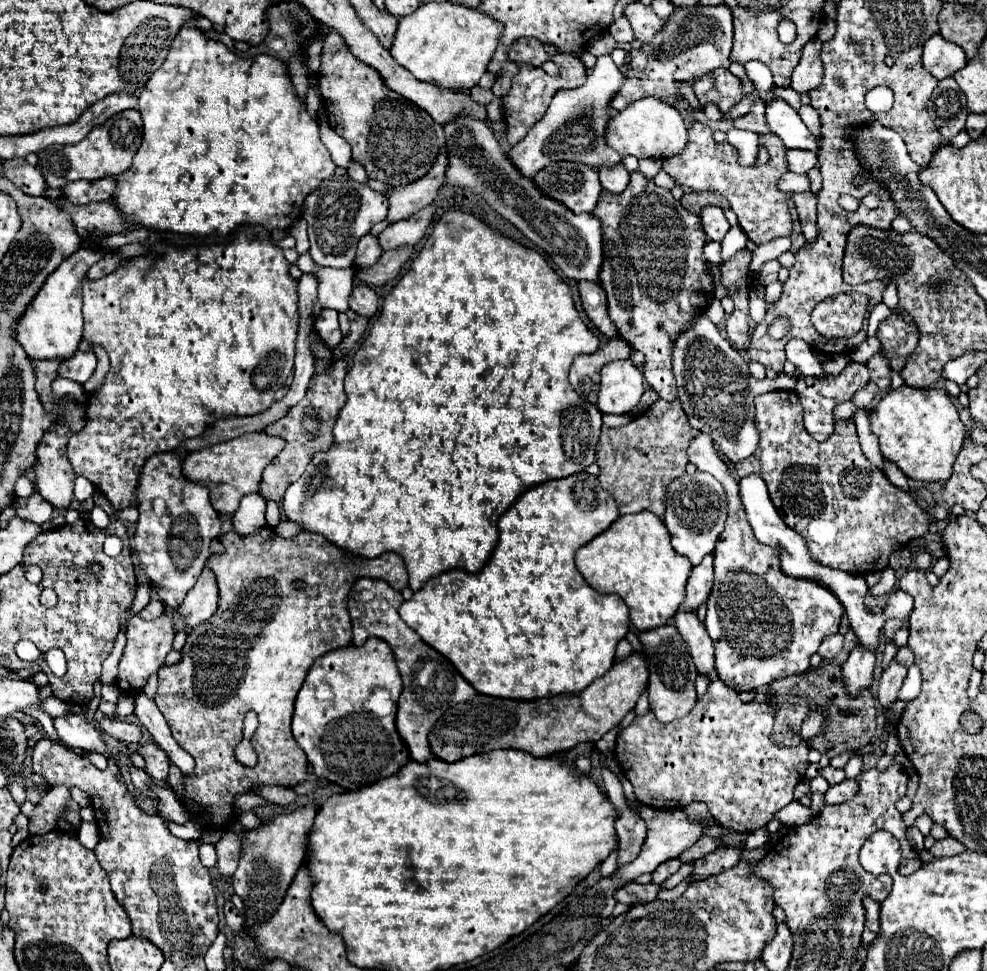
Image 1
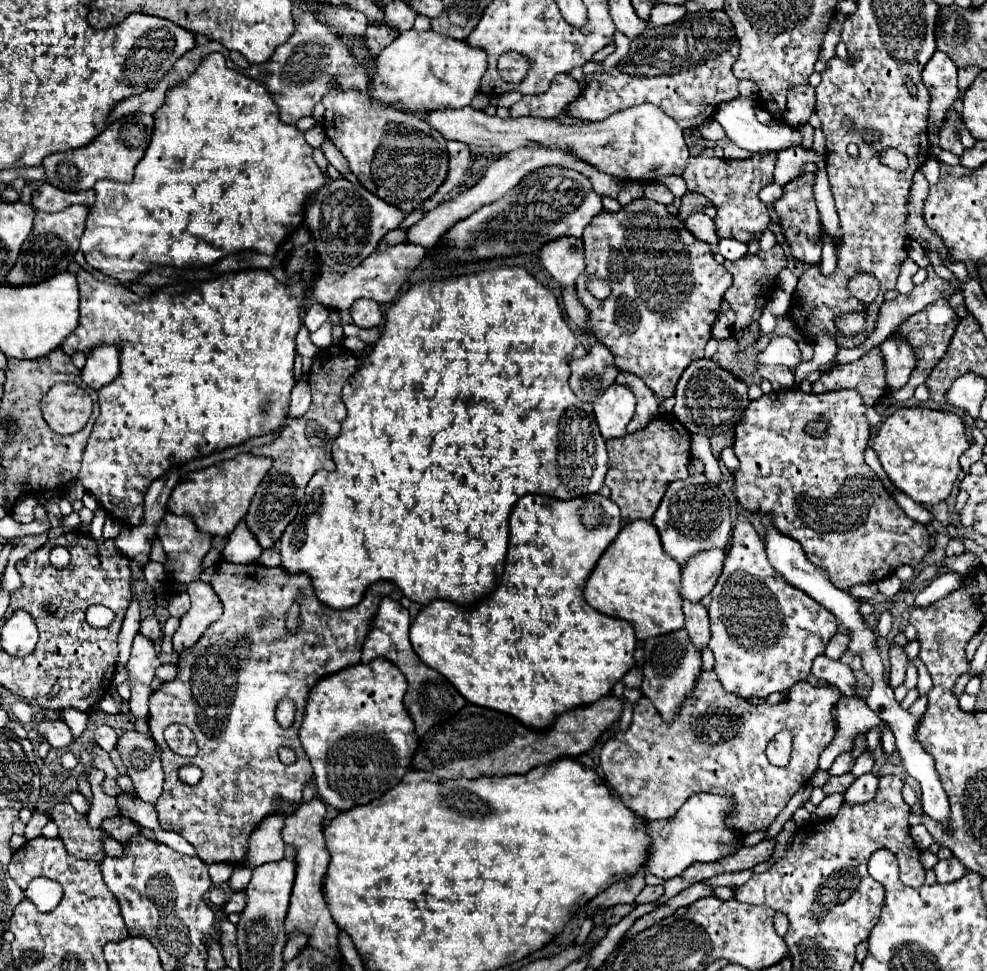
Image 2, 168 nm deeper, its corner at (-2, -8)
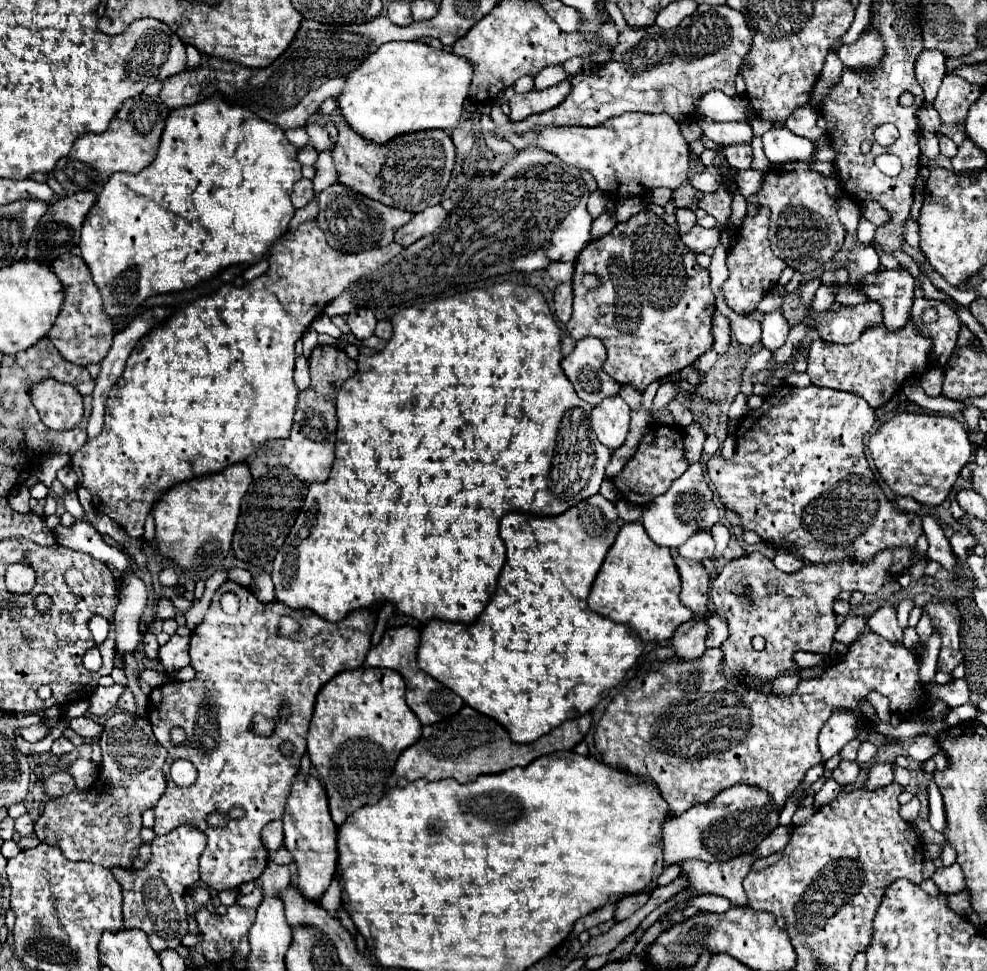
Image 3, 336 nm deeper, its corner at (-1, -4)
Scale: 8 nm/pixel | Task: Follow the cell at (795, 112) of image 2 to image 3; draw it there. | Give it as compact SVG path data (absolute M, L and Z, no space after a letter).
M807 104L807 106L797 108L785 120L785 128L791 130L793 134L797 134L797 136L803 136L803 138L809 138L809 140L817 142L823 132L815 126L815 120L817 120L817 112L811 108L811 104Z

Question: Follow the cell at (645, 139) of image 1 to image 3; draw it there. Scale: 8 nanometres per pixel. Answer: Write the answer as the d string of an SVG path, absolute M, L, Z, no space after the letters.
M627 112L593 128L547 126L531 130L523 136L515 134L511 130L511 124L505 124L497 130L517 150L523 150L527 146L539 146L559 156L563 162L587 170L595 178L597 186L615 198L643 196L645 192L661 186L677 190L687 176L689 146L681 136L679 124L667 114Z

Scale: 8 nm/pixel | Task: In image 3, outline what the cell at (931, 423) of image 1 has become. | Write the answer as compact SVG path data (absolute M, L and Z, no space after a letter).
M899 412L885 422L871 438L869 452L881 478L895 496L907 496L923 506L939 506L959 478L961 468L971 462L971 442L963 428L953 418L935 414Z

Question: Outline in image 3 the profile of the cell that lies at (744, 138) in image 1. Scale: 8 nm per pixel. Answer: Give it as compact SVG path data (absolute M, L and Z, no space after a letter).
M705 116L699 118L699 126L703 130L703 136L713 140L715 144L735 144L735 142L751 142L753 132L749 124L743 122L715 122L707 120Z

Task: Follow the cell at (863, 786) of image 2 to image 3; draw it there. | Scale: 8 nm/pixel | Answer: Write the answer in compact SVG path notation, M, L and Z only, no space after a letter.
M873 764L869 768L869 780L867 780L867 790L883 788L893 782L893 764Z

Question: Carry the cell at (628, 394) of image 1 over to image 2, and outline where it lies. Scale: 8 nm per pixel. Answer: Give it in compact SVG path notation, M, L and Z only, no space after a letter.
M614 382L606 388L604 396L594 402L594 416L602 436L618 438L626 434L626 426L636 410L636 396L630 386Z

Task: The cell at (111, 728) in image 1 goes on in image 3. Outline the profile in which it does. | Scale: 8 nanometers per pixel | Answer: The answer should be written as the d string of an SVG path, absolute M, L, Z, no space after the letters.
M81 716L81 718L73 718L71 722L69 722L69 726L79 734L79 736L83 736L83 738L93 738L93 736L97 736L97 734L101 734L101 724L97 724L97 722L93 722L91 718L87 718L87 716Z

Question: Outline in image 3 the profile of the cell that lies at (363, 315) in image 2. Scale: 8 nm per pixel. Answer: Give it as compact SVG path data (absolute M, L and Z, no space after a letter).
M357 308L347 316L347 324L357 340L365 340L365 338L373 336L377 318L369 308Z

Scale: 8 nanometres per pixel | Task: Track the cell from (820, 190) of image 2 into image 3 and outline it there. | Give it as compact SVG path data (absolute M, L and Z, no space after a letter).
M821 286L815 294L815 300L813 300L811 308L829 308L833 304L835 290L837 290L837 286Z

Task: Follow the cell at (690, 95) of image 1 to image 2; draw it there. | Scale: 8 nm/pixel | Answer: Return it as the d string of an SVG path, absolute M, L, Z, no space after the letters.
M714 118L712 120L708 120L708 122L704 122L704 124L700 124L700 134L704 136L704 138L710 138L710 140L714 140L714 142L718 142L718 140L724 140L726 138L726 132L724 132L724 128L720 126L720 122L716 122Z

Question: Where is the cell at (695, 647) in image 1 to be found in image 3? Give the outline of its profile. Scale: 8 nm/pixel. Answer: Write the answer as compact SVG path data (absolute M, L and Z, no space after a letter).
M675 554L675 566L681 576L681 602L691 608L697 618L709 616L709 572L703 564L695 564L691 560L683 560Z

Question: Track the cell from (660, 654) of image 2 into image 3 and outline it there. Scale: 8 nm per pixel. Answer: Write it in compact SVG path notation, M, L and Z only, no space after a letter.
M691 618L685 624L677 628L677 632L671 638L671 646L675 646L675 652L683 660L695 660L705 652L705 638L709 634L707 620Z

